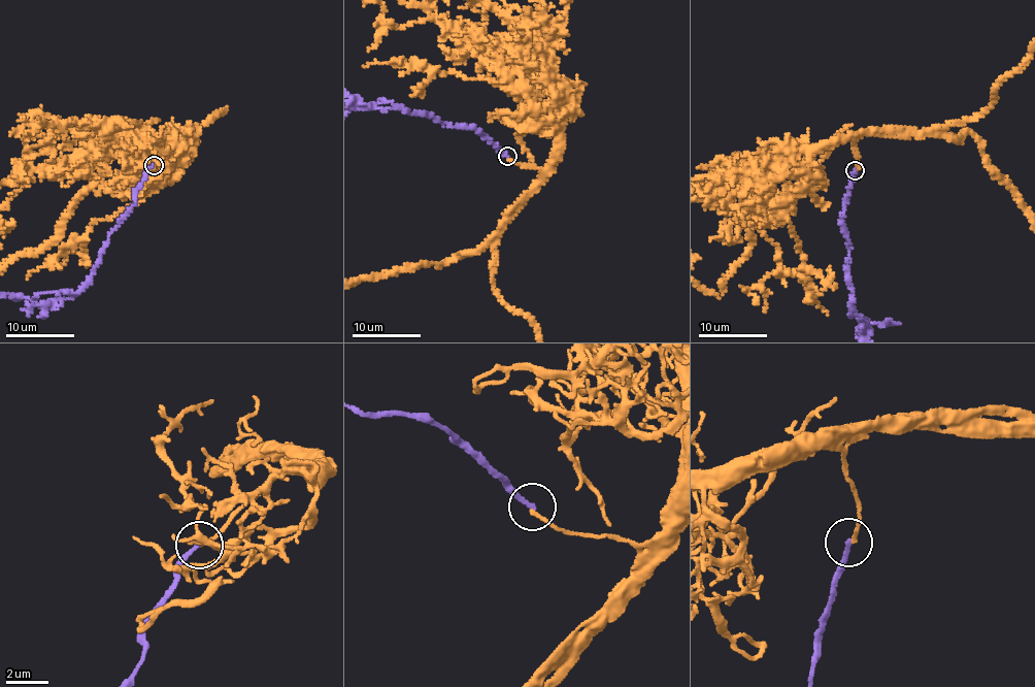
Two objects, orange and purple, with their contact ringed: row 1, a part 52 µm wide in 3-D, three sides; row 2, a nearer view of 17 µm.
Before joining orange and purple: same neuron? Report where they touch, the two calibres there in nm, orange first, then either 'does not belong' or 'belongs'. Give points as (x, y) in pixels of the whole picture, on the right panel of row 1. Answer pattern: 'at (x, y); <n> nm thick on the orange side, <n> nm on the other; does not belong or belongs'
at (855, 170); 180 nm thick on the orange side, 220 nm on the other; does not belong

